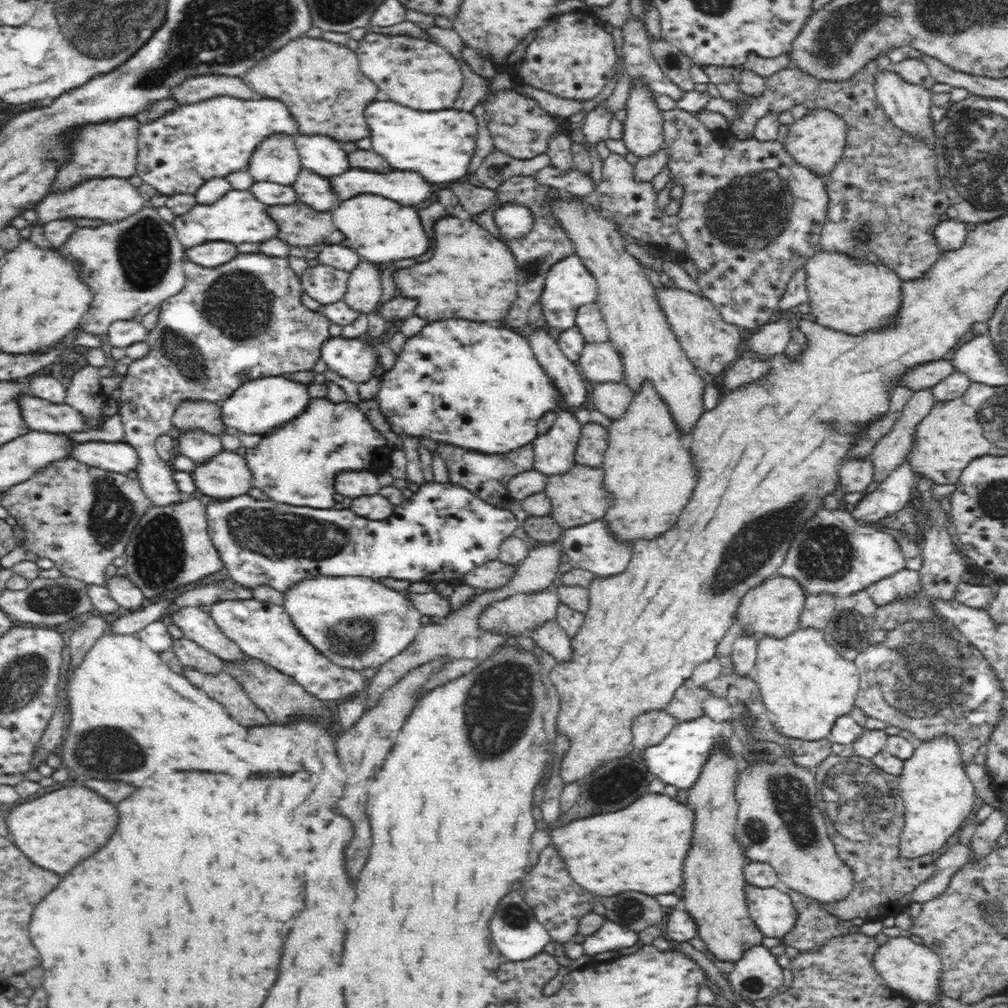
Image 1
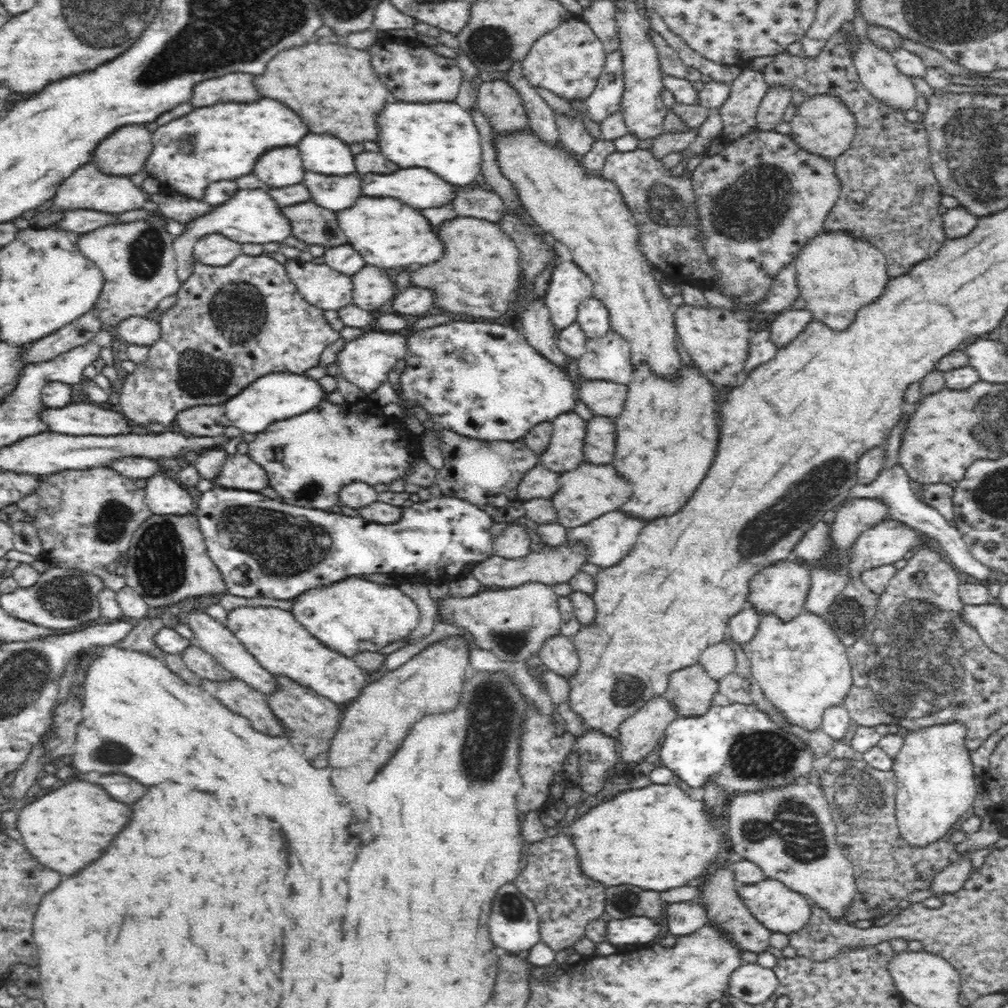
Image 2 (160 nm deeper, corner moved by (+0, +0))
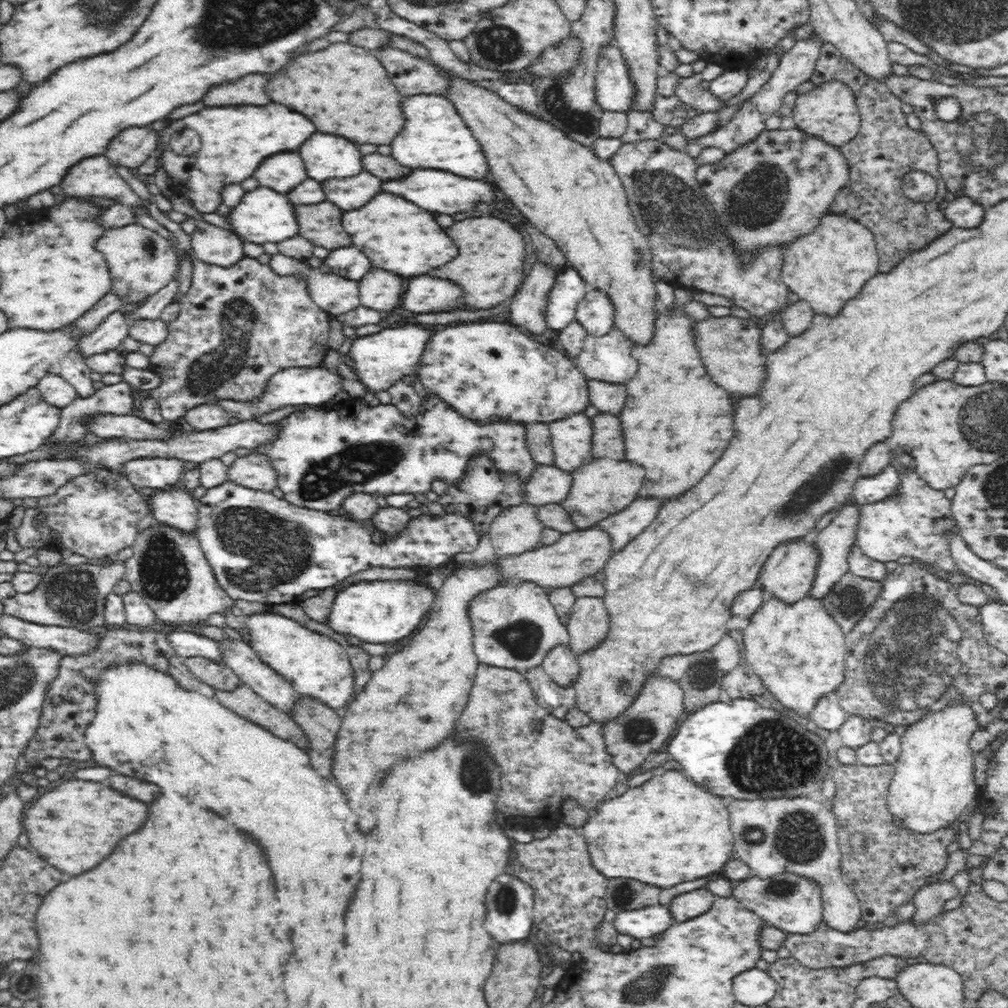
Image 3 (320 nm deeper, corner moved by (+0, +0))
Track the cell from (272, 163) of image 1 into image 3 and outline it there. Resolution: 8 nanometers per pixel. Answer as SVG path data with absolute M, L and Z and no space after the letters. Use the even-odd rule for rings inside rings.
M280 152L266 158L254 172L254 178L258 178L260 186L288 192L306 180L308 174L298 152Z

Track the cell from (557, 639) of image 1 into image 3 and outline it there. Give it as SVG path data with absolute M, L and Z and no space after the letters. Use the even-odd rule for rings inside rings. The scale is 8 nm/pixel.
M556 645L544 655L541 665L558 685L572 687L580 672L577 655L568 645Z

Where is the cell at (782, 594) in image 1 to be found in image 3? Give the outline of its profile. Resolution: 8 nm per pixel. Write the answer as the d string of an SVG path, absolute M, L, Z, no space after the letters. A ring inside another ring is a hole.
M799 541L777 546L777 549L766 559L766 562L759 570L754 586L762 590L768 597L777 598L778 601L792 606L809 596L817 564L817 550L808 545L808 543Z

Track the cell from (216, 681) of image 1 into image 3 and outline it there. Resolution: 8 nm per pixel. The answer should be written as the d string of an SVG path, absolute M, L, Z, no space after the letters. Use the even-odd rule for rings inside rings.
M244 683L231 691L215 689L214 697L236 714L307 750L308 739L304 731L289 717L288 712L271 705Z

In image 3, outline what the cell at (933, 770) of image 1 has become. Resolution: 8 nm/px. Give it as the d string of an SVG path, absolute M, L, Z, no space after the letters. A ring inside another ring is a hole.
M948 706L908 726L900 736L902 748L894 763L895 775L886 805L890 815L900 820L911 834L928 835L940 828L956 826L960 814L976 798L975 752L969 747L969 740L977 728L970 707Z

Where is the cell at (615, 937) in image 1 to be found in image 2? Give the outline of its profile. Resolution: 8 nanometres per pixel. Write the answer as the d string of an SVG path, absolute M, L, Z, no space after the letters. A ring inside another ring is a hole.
M625 917L624 920L612 918L607 922L605 941L614 946L633 944L645 946L658 936L660 926L648 917Z

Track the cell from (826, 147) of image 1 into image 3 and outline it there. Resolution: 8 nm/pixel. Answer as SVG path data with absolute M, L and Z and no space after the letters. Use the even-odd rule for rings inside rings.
M836 81L820 84L807 93L798 94L792 116L797 130L838 149L858 135L861 123L853 92L845 84Z

